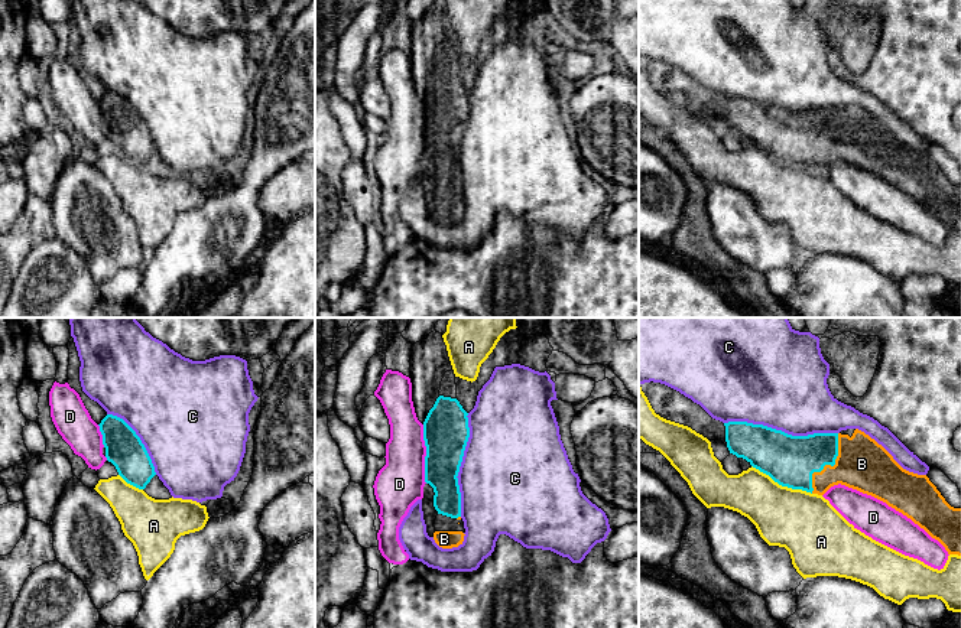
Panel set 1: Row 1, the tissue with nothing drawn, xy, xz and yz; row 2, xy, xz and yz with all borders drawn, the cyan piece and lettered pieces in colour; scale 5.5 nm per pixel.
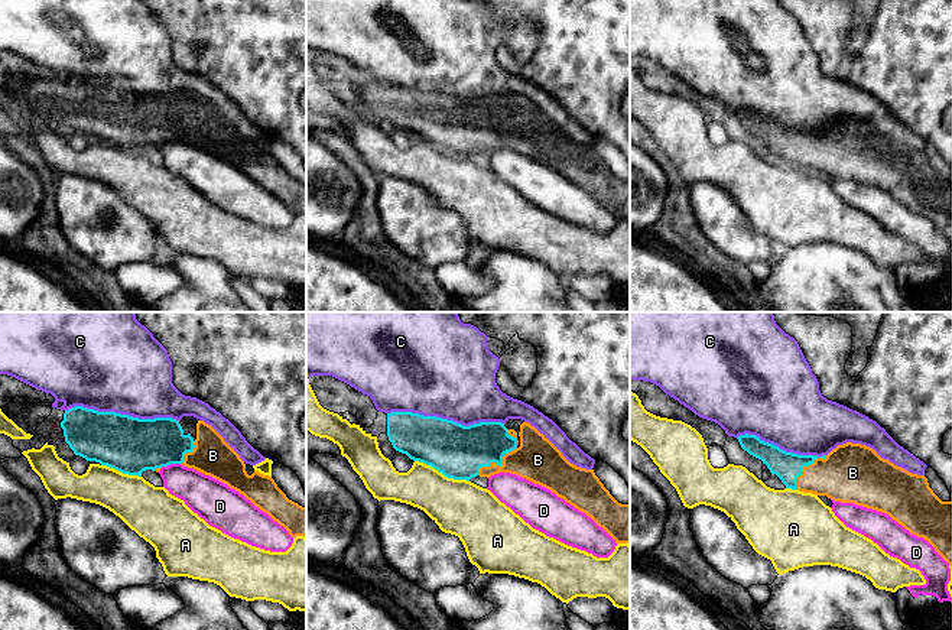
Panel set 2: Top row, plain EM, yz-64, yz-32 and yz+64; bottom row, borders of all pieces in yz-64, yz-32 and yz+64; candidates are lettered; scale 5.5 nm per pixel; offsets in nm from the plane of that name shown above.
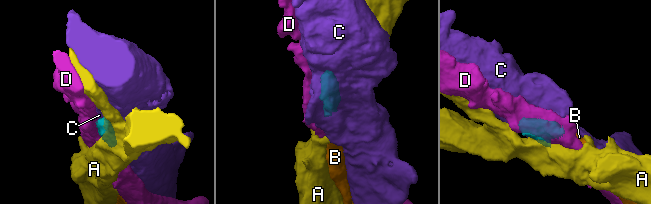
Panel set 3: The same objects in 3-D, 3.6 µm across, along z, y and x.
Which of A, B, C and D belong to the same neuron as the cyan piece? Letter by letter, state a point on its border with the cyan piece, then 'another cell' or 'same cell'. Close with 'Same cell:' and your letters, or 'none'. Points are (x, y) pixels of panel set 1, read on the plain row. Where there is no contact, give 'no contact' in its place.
A: meets cyan in yz at (782, 162); another cell
B: meets cyan in yz at (828, 140); same cell
C: meets cyan in yz at (781, 107); another cell
D: meets cyan in xz at (427, 130); another cell
Same cell: B

